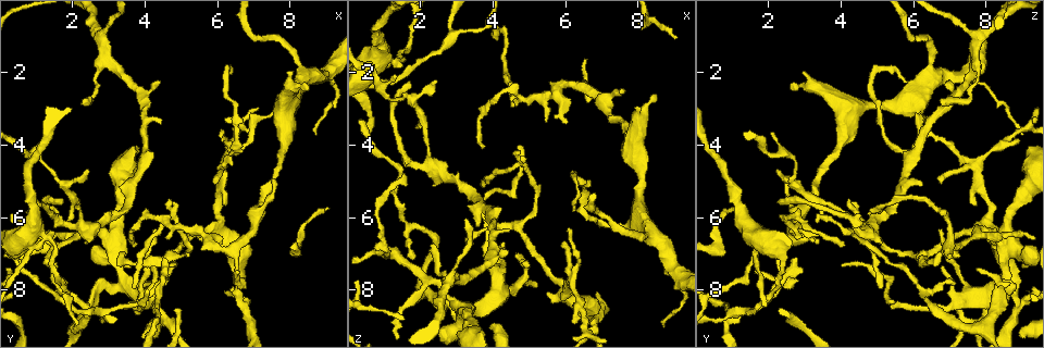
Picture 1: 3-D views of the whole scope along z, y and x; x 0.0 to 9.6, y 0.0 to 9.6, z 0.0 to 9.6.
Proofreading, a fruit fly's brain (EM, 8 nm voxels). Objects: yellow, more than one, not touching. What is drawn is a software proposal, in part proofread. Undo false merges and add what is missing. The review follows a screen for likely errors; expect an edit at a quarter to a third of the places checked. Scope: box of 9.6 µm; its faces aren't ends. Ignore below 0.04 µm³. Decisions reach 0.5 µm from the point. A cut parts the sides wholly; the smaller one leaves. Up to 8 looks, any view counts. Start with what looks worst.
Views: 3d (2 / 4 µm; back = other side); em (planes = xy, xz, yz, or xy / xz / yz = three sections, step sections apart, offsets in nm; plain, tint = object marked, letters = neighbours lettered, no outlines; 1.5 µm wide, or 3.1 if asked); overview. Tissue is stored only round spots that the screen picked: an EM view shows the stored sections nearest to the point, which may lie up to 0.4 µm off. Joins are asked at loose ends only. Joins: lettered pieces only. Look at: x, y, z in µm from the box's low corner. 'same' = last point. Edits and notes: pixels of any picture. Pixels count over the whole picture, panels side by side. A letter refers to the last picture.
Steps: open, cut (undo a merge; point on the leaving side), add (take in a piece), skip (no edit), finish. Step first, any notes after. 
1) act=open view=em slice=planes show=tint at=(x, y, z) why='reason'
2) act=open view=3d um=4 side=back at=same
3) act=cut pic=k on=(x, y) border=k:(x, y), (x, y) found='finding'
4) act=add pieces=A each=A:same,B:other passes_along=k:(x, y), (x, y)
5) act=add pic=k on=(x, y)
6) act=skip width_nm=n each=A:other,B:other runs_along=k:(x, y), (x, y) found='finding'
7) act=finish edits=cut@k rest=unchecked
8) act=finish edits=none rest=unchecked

act=open view=em slice=yz step=4 show=letters at=(4.30, 6.30, 6.70) why='an open end'

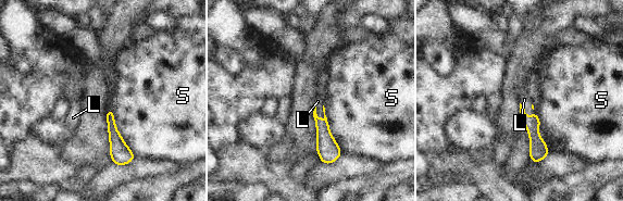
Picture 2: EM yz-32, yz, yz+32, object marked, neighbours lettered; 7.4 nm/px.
act=add pieces=L longest_contact=S:400nm each=L:same,S:other found='it goes on there'

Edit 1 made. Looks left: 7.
act=open view=3d um=4 side=back at=(6.55, 8.30, 8.90) why='branch point'

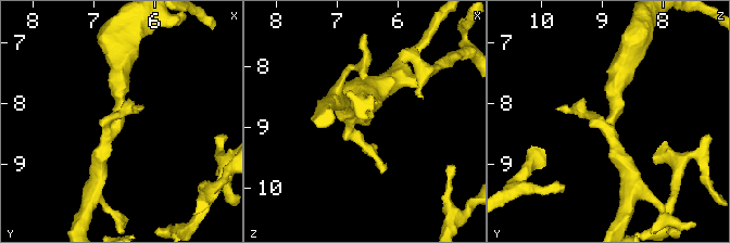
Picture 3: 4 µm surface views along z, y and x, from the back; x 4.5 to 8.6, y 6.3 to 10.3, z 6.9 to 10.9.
act=open view=em slice=xy step=8 show=tint at=(6.65, 8.30, 8.85) arms=3

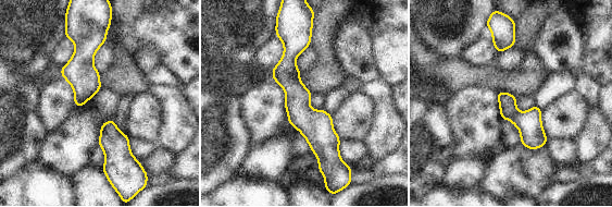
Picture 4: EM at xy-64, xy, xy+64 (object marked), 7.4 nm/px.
act=open view=em slice=planes show=letters at=same

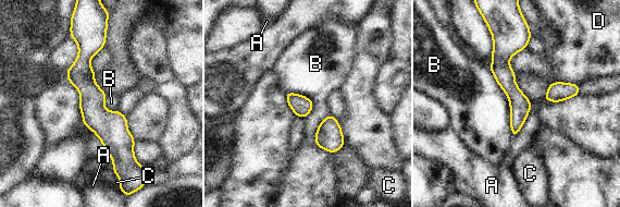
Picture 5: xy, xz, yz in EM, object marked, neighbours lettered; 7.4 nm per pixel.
act=skip each=A:other,B:other,C:other,D:other found='all the same cell'

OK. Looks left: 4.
act=open view=overview

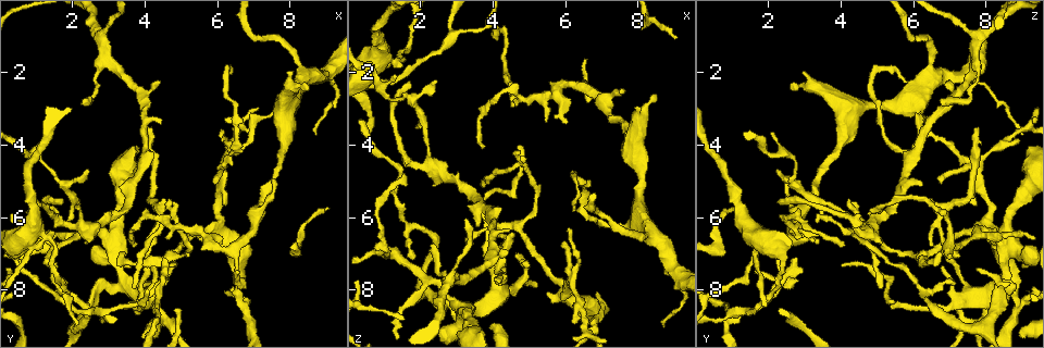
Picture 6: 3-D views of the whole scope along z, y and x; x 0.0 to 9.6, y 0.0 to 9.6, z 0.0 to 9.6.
act=open view=3d um=2 at=(4.10, 3.50, 7.65)

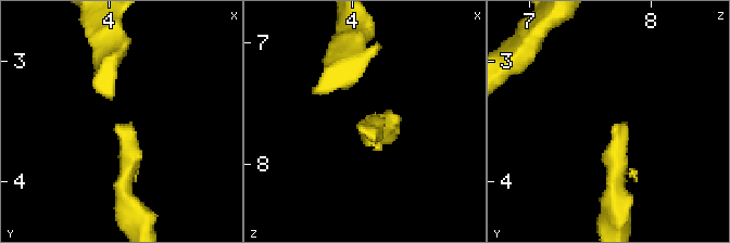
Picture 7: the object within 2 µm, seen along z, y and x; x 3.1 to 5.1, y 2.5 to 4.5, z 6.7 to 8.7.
act=open view=em slice=xy step=4 show=plain at=(4.10, 3.52, 7.70) why='need the tissue'

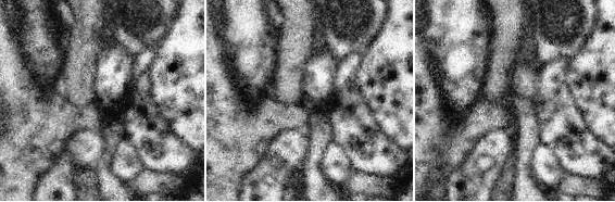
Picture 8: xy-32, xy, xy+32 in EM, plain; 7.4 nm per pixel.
act=open view=em slice=xy step=4 show=letters at=same

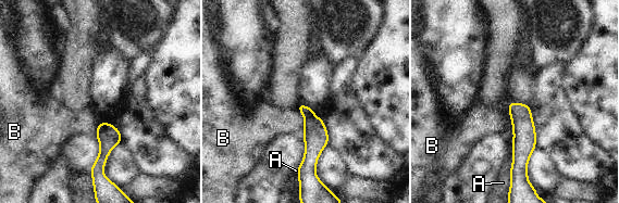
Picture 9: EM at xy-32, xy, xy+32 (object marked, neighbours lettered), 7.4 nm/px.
act=skip each=A:other,B:other runs_along=9:(512, 104), (521, 116), (520, 167) found='none of them fits'

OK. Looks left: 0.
act=finish edits=add@2 rest=unchecked

